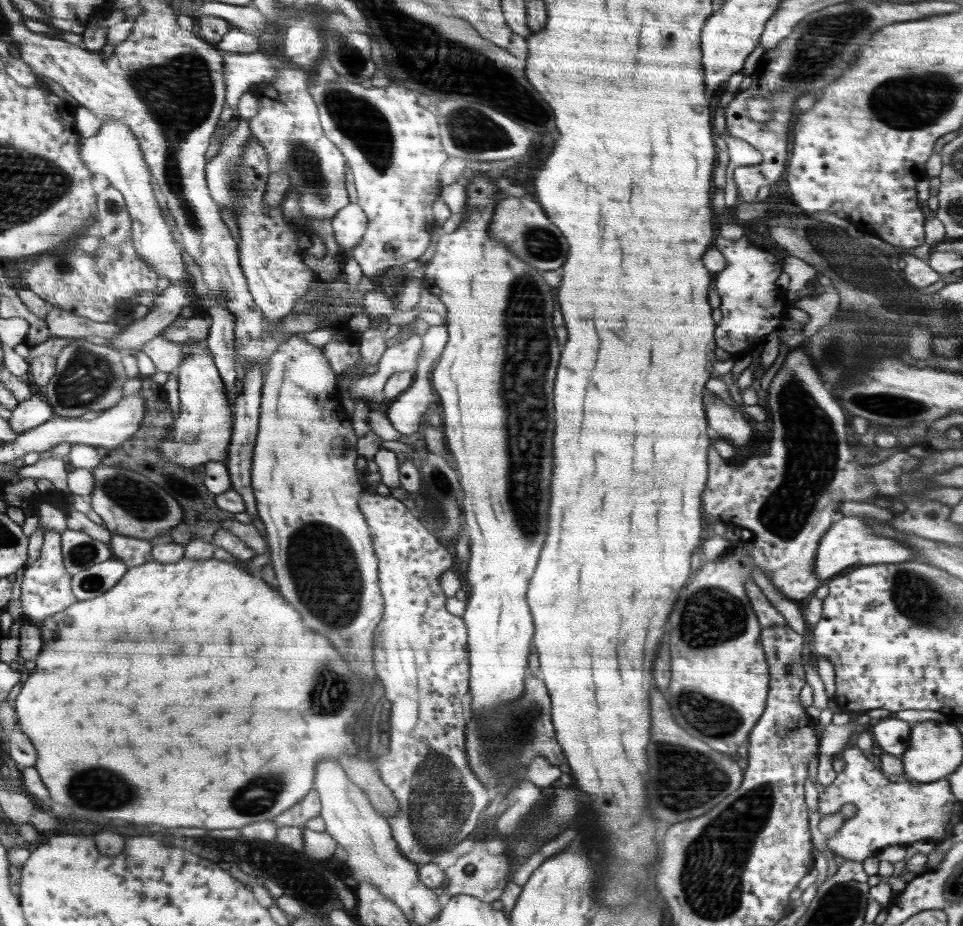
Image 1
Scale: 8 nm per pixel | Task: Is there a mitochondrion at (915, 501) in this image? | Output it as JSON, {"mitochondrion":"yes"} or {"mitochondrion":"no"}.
{"mitochondrion":"no"}

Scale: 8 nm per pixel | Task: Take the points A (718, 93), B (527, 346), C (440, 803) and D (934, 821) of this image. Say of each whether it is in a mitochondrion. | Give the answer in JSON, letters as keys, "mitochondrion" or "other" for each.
{"A":"other","B":"mitochondrion","C":"mitochondrion","D":"other"}

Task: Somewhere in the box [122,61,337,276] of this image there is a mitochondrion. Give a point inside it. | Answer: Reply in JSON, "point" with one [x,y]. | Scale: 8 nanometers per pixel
{"point":[305,163]}

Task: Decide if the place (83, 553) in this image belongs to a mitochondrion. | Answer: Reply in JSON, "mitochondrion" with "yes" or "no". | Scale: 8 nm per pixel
{"mitochondrion":"yes"}

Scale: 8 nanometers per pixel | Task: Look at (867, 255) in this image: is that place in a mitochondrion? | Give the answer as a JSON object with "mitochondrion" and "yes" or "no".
{"mitochondrion":"yes"}

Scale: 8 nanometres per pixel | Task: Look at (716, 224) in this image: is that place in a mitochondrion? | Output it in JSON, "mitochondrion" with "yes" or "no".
{"mitochondrion":"no"}

